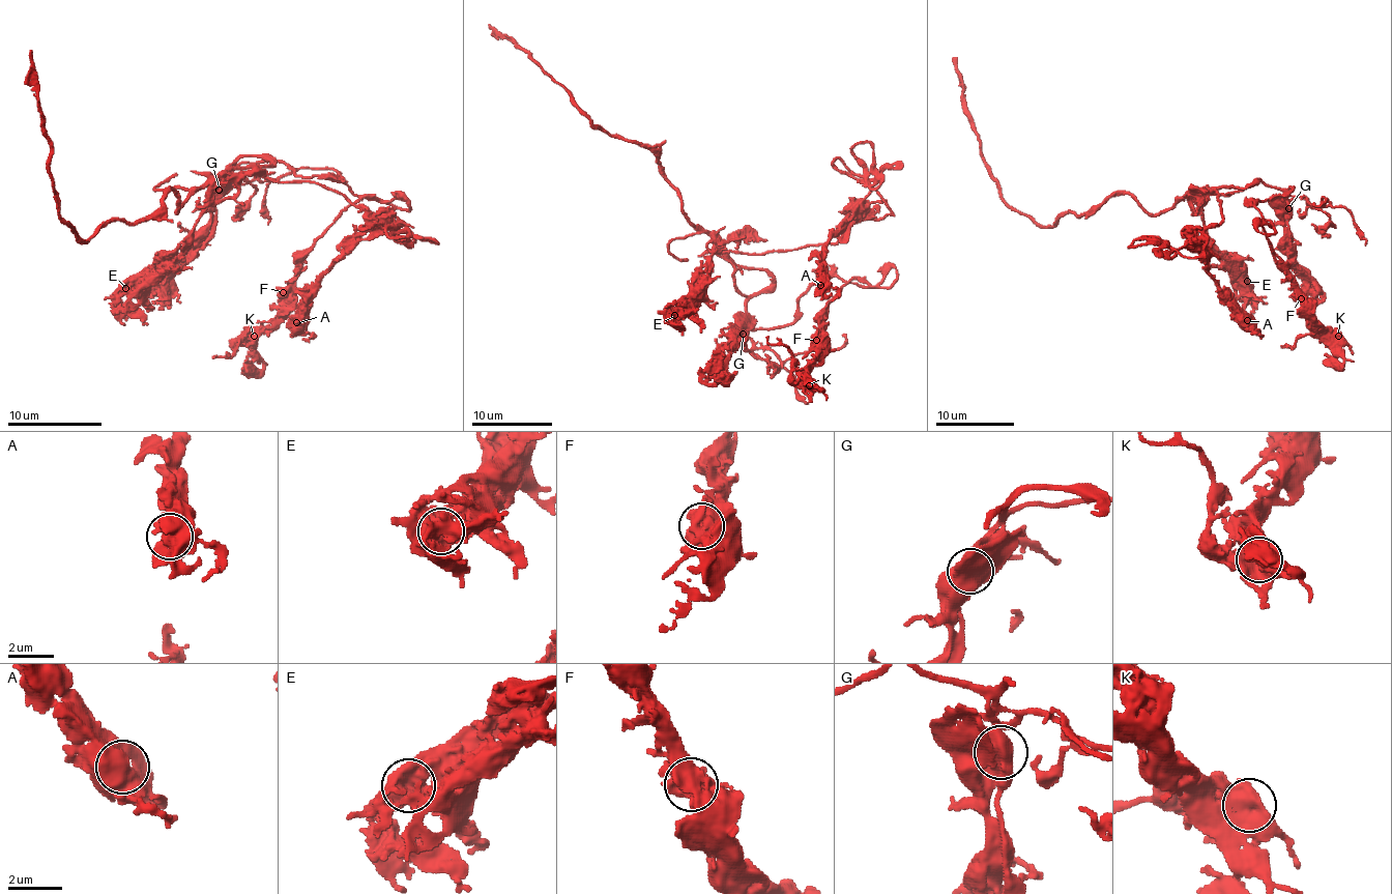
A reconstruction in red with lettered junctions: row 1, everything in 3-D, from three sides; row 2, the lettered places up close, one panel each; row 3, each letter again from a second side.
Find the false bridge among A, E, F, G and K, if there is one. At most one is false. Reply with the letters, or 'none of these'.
none of these

